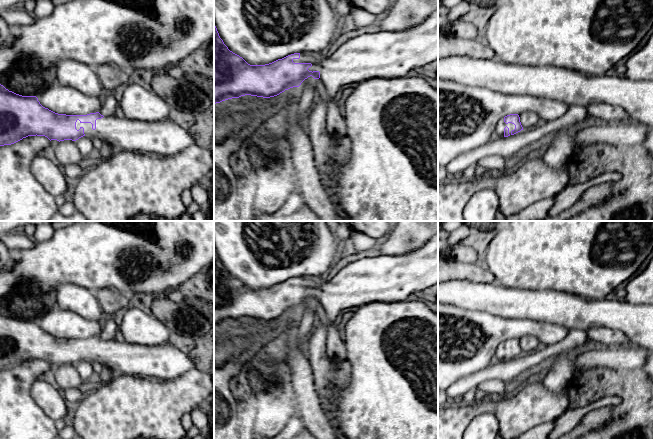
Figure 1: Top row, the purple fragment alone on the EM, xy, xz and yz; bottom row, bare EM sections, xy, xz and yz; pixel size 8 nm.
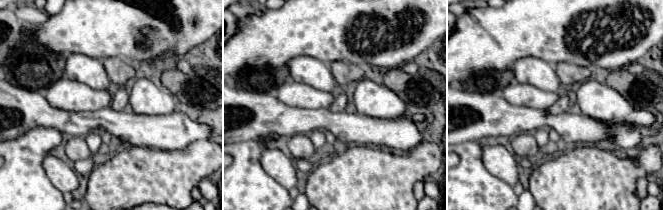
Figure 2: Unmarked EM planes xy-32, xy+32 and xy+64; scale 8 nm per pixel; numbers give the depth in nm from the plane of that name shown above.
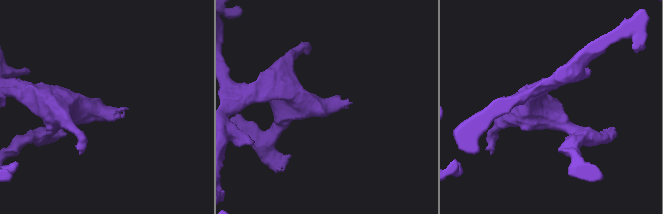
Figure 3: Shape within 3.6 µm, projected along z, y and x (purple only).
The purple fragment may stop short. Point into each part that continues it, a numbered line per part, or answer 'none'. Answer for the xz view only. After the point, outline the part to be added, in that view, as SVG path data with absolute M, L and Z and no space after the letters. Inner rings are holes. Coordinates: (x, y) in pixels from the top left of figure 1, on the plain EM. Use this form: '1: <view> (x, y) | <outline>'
1: xz (386, 278) | M438 230L422 247L409 253L381 254L377 257L354 261L329 281L305 277L300 278L299 283L293 283L294 287L311 287L312 290L308 294L319 295L320 303L325 309L325 320L316 322L306 343L305 351L312 368L314 386L320 405L332 421L331 409L341 374L337 372L334 362L328 357L326 347L332 342L332 328L340 318L342 311L376 301L390 303L408 300L411 294L436 284L438 284Z

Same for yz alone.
1: yz (499, 355) | M503 341L503 342L501 342L501 343L498 345L498 347L497 347L497 349L496 349L495 361L504 361L504 352L505 352L506 350L509 352L509 358L510 358L510 360L511 360L511 355L515 353L515 349L512 348L512 347L506 348L506 347L504 346L504 341Z

